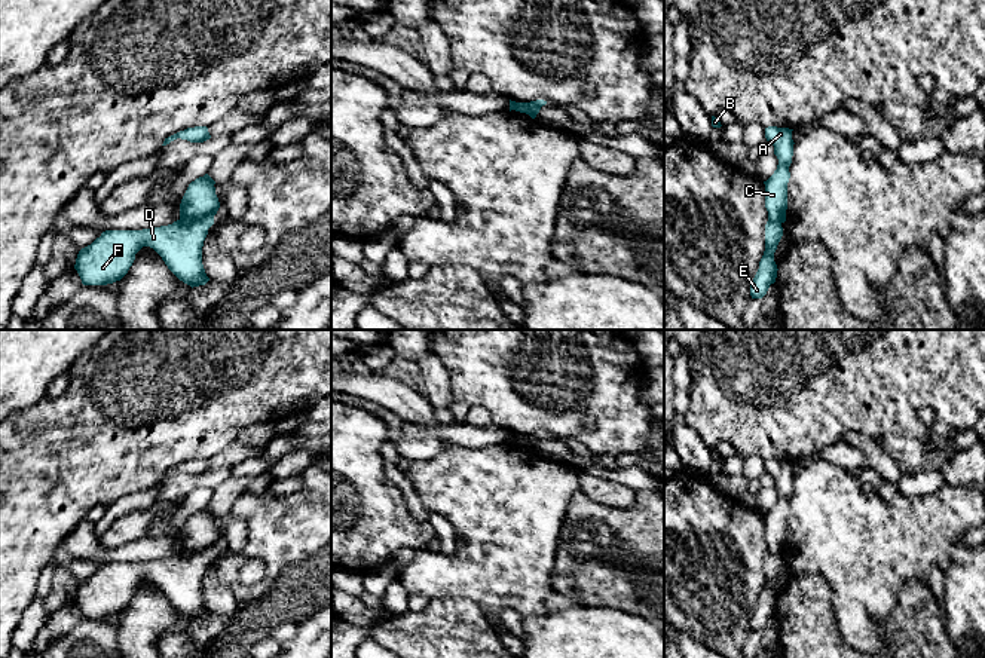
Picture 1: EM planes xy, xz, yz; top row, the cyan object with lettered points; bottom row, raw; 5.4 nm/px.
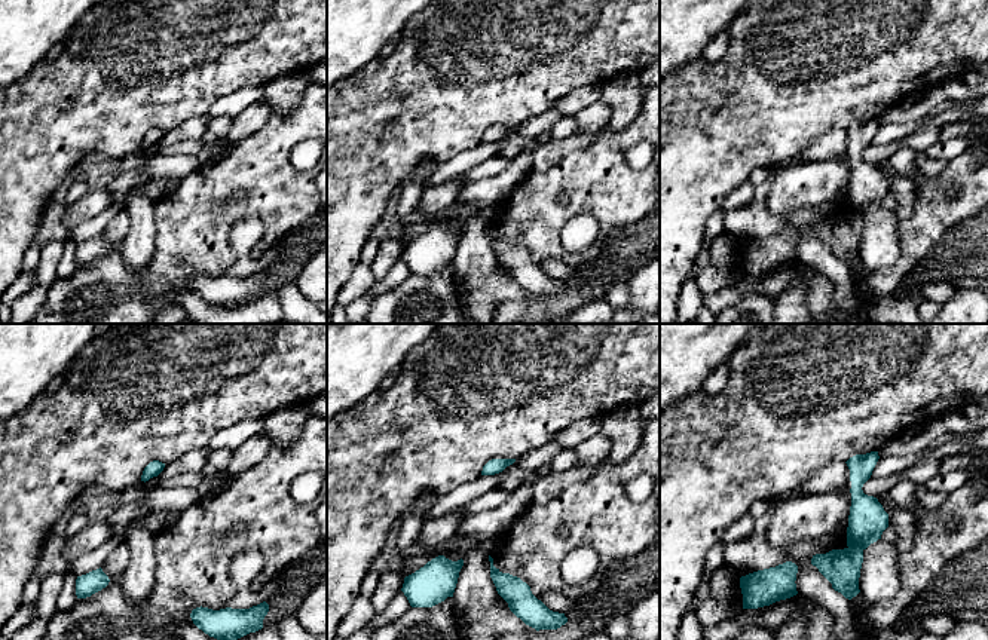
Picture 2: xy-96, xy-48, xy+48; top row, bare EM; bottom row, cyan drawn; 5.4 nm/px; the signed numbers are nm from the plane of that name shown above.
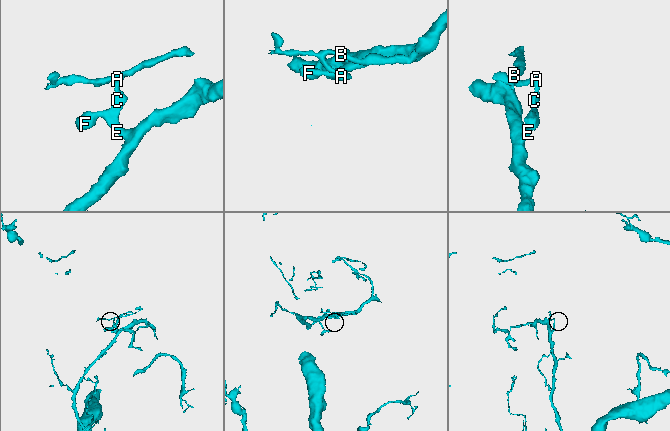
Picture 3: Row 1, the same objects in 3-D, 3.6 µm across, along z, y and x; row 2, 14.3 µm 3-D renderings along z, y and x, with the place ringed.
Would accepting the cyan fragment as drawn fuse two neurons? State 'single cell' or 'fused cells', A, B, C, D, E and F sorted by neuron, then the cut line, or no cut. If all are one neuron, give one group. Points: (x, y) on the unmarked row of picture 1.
fused cells; groups A B C / D E F; cut xy (213, 548), (204, 553), (180, 551)

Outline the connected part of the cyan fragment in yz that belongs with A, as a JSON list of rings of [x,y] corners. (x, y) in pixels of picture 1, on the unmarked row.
[[[768,459],[765,471],[774,478],[774,487],[778,492],[774,506],[764,514],[765,517],[765,541],[768,553],[784,556],[787,542],[787,515],[790,511],[789,499],[793,489],[793,472],[789,460]]]

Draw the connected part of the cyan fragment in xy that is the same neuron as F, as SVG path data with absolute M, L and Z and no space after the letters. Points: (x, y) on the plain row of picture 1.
M214 550L199 554L177 553L172 557L143 563L105 563L77 587L74 602L83 618L107 618L120 613L143 579L153 581L168 602L184 616L205 618L209 610L202 597L202 579Z

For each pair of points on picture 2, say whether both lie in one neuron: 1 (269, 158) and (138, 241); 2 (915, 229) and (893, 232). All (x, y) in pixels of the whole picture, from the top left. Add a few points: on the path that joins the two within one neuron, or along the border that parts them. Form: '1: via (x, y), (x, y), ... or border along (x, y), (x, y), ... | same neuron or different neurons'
1: border along (155, 202), (155, 254), (149, 265) | different neurons
2: border along (901, 221), (904, 229), (901, 239), (902, 254) | different neurons

